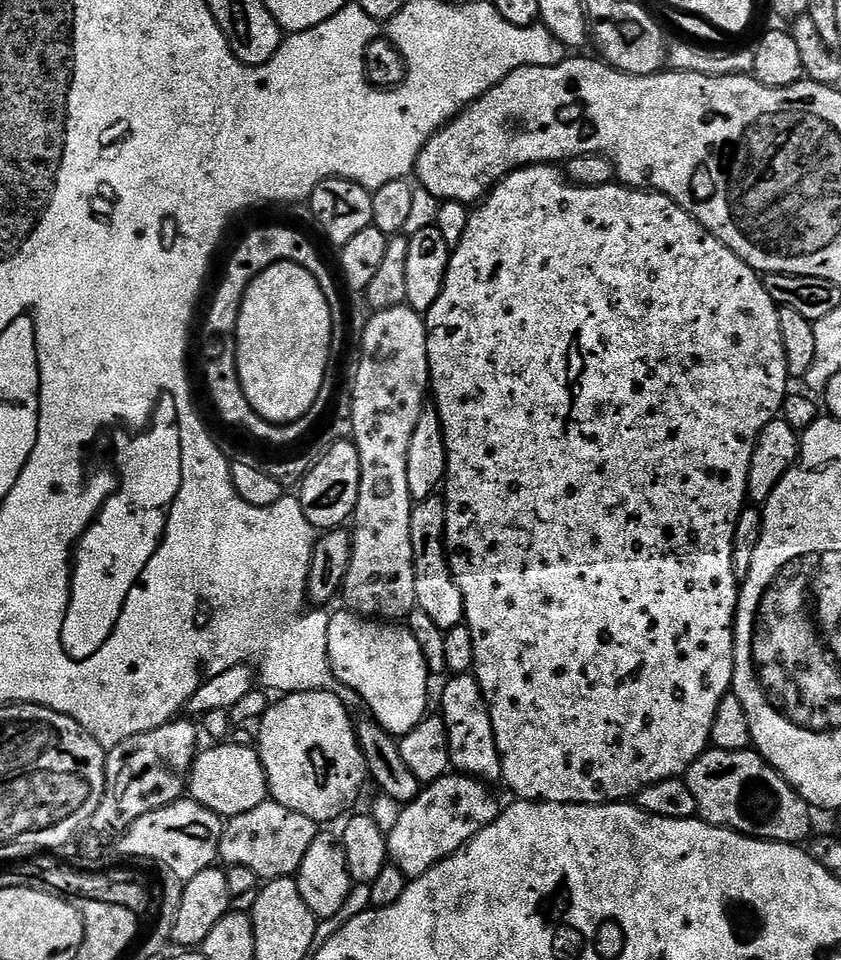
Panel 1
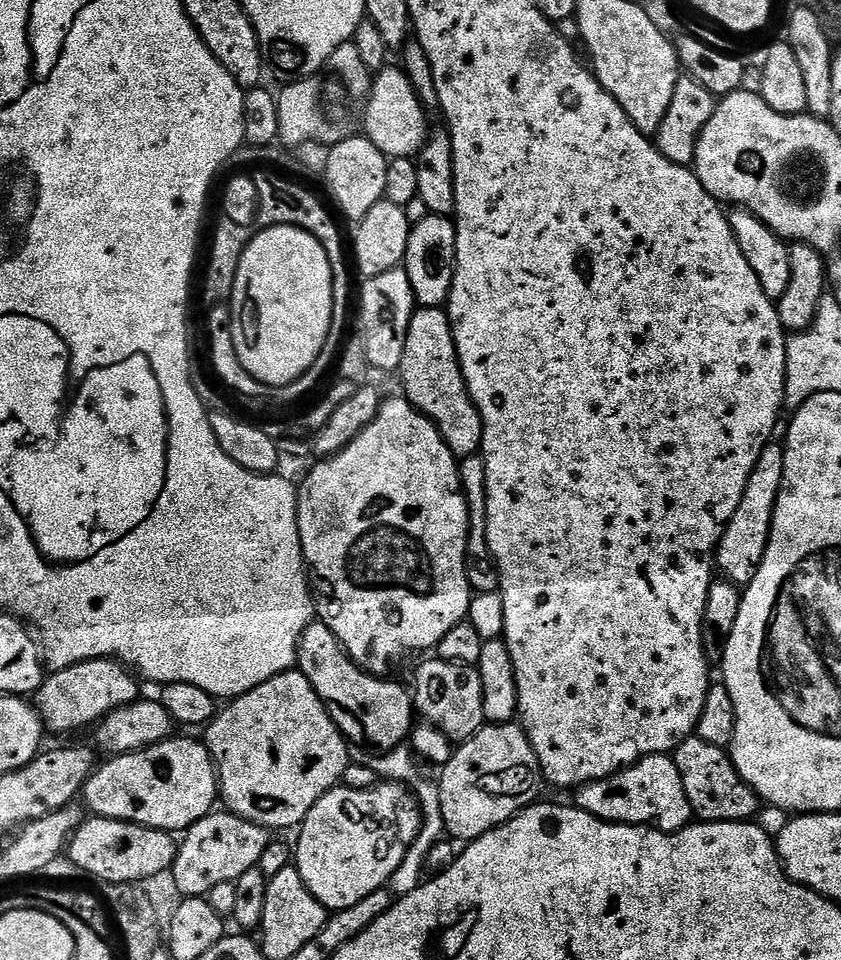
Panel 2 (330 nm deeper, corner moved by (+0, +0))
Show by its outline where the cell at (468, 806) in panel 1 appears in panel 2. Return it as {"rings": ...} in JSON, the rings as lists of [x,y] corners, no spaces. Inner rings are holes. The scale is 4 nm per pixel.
{"rings":[[[519,723],[488,724],[479,728],[470,739],[463,741],[453,751],[452,756],[439,769],[440,813],[444,819],[445,833],[453,841],[471,842],[482,834],[494,830],[499,824],[505,824],[510,817],[518,815],[523,808],[537,803],[542,785],[540,763],[534,754],[534,746],[530,746],[528,735]]]}

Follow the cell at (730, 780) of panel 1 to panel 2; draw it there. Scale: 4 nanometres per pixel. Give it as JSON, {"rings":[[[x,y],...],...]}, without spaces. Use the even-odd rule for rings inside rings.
{"rings":[[[689,738],[680,743],[674,753],[678,766],[678,774],[682,774],[682,786],[686,786],[686,798],[690,798],[693,813],[701,821],[719,822],[735,820],[748,822],[759,808],[762,801],[756,791],[738,774],[732,764],[731,755],[718,746],[710,746],[710,742],[699,738]]]}

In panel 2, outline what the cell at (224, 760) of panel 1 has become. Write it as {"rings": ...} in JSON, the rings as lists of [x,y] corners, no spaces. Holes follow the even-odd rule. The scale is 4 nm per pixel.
{"rings":[[[173,738],[143,748],[140,752],[126,752],[122,756],[105,759],[84,783],[83,807],[92,816],[101,816],[107,820],[128,820],[132,824],[157,828],[160,832],[183,833],[190,826],[194,826],[194,822],[207,816],[218,804],[216,763],[208,752],[208,745],[196,740]]]}

